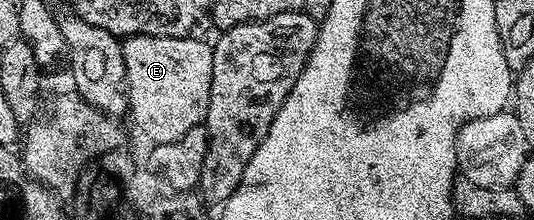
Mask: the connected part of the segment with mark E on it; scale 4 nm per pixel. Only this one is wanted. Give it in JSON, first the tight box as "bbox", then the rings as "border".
{"bbox":[123,34,212,145],"border":[[[188,34],[130,36],[123,41],[128,112],[153,145],[174,142],[186,130],[204,124],[210,102],[212,44],[191,40]]]}

